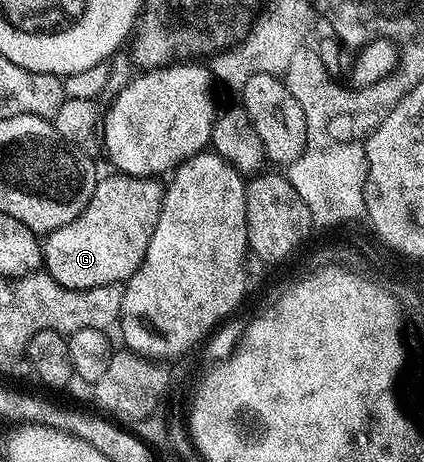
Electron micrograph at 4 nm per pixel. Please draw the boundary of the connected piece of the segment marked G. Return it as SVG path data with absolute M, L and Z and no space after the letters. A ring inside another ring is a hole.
M110 172L107 178L105 175L84 212L72 224L64 224L64 228L45 235L42 242L45 273L69 290L87 290L113 282L125 284L140 268L152 232L156 232L156 224L162 219L163 193L163 183L157 177L133 178L117 172Z

